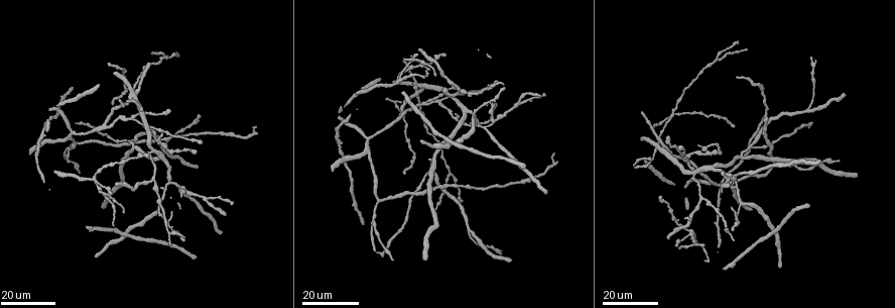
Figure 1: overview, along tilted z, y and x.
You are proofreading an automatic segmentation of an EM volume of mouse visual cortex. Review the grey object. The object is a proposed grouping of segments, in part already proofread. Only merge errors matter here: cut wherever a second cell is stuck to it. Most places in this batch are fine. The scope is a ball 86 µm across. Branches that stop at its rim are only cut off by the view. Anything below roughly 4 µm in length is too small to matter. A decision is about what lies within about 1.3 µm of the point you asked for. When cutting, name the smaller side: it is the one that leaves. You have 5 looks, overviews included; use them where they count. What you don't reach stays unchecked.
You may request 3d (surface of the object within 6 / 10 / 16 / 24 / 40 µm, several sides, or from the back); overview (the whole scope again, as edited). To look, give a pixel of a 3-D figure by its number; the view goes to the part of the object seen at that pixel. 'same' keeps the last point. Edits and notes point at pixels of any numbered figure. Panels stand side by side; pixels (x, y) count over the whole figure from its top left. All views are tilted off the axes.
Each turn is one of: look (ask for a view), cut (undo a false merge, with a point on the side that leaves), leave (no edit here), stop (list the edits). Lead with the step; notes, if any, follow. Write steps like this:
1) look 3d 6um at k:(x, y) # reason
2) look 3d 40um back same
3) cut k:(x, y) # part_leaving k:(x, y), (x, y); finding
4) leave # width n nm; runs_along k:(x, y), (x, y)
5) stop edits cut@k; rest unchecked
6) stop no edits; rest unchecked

look 3d 24um at 1:(178, 183) # two arms in line, one across

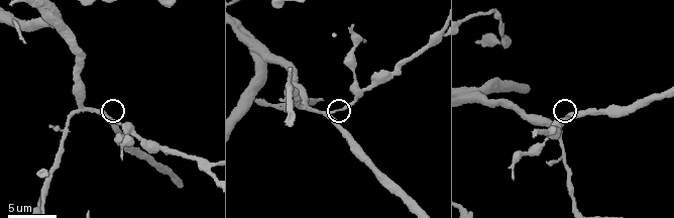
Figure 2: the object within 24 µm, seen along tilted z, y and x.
look 3d 10um at 2:(332, 111) # closer look

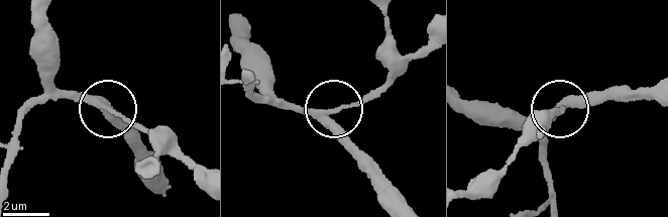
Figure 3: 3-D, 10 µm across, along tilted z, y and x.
leave # continuous, no second cell

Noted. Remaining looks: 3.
look 3d 16um at 1:(711, 152) # a fork

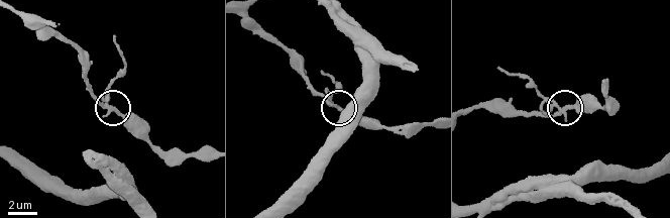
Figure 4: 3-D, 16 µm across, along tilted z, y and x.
look 3d 6um at 4:(561, 107)

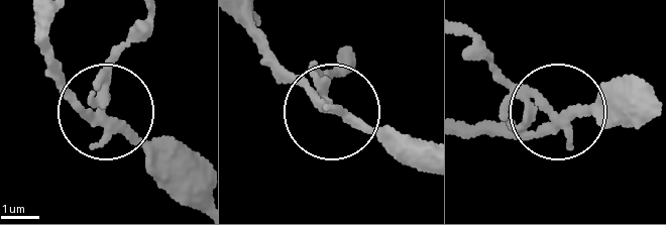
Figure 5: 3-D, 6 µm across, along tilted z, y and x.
look 3d 6um back at 5:(550, 117)

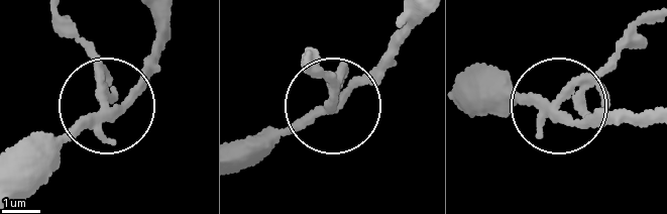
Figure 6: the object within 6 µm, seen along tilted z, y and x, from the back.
leave # side_arm 5 um; arms 3; one cell here

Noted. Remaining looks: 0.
stop no edits; rest unchecked

